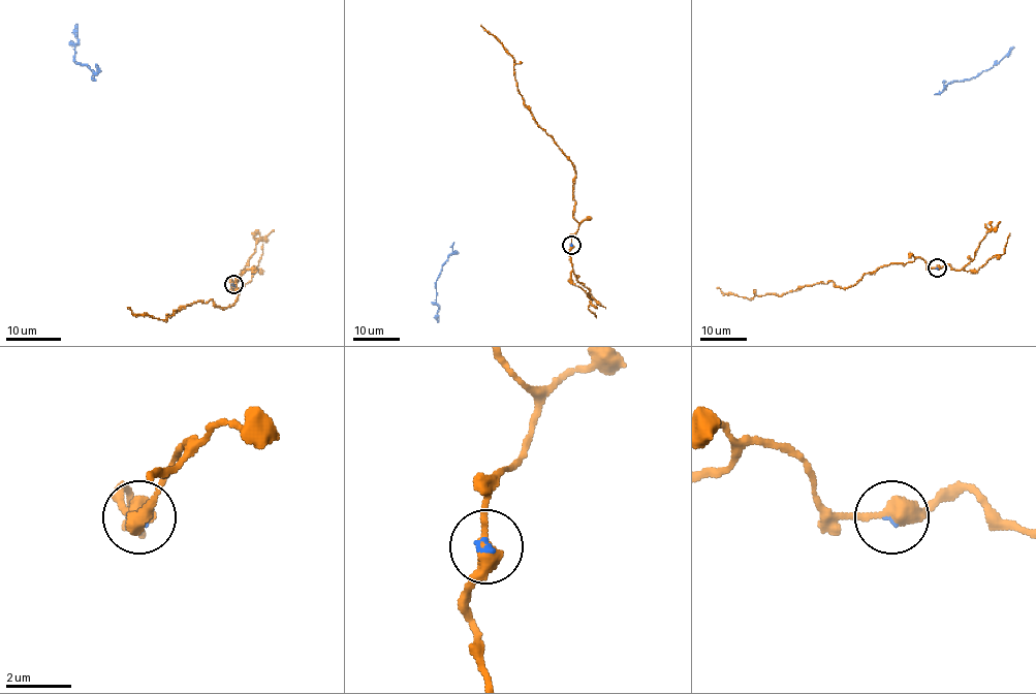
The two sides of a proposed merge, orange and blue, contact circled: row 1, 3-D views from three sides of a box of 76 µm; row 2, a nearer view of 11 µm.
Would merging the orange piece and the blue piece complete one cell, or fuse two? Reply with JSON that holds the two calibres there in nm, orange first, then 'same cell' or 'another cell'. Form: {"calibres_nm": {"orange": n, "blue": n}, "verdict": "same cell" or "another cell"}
{"calibres_nm": {"orange": 440, "blue": 100}, "verdict": "same cell"}

